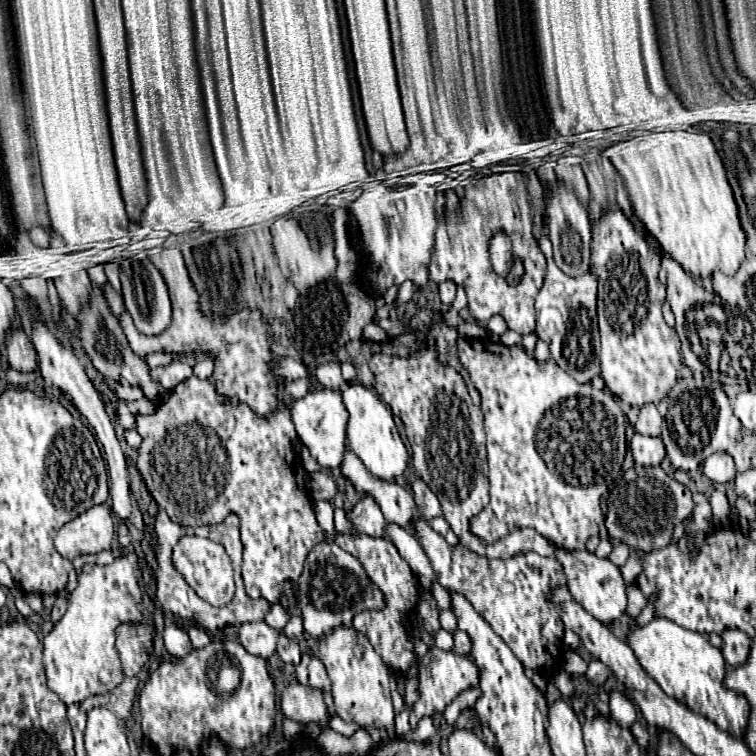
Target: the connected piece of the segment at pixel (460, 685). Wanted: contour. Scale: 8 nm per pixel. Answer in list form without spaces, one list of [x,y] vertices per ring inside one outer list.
[[[432,646],[426,656],[420,658],[420,694],[412,706],[412,720],[420,720],[424,716],[444,712],[444,708],[466,688],[476,686],[478,670],[472,666],[472,658],[464,656],[460,658],[458,654],[452,652],[442,652],[436,646]]]

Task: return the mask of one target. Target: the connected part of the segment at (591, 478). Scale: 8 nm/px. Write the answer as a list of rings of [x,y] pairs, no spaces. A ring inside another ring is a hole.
[[[460,338],[456,342],[456,350],[462,366],[470,374],[474,388],[482,396],[480,410],[484,414],[488,468],[490,468],[488,470],[490,504],[484,508],[484,514],[478,514],[472,520],[472,532],[484,538],[486,542],[494,542],[512,528],[528,526],[540,532],[558,548],[566,548],[566,550],[584,548],[592,530],[598,530],[604,524],[602,496],[608,494],[608,484],[620,474],[626,456],[626,436],[624,436],[626,418],[620,406],[616,404],[614,396],[610,394],[608,388],[596,390],[590,384],[578,384],[552,360],[546,362],[534,360],[524,352],[520,344],[508,348],[490,338],[480,338],[480,340]],[[564,424],[570,426],[568,432],[564,430]],[[544,428],[558,428],[552,430],[552,436],[562,436],[562,440],[570,444],[570,452],[574,456],[570,468],[554,468],[554,460],[550,466],[550,458],[544,460],[544,456],[538,452],[538,446],[542,444],[542,436],[550,436],[550,432],[544,434]]]

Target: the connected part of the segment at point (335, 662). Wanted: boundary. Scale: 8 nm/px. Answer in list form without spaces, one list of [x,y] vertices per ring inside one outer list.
[[[336,626],[326,638],[320,640],[320,660],[332,680],[334,706],[338,708],[338,716],[342,720],[386,730],[394,726],[388,668],[364,634],[356,632],[352,626]]]

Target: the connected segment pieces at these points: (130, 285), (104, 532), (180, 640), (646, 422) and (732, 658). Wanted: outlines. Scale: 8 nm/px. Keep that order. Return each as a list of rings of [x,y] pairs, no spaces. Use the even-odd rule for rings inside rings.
[[[134,256],[130,260],[124,260],[124,264],[120,266],[120,282],[122,282],[126,310],[132,316],[138,332],[146,336],[158,336],[160,332],[164,332],[170,324],[172,308],[170,308],[166,282],[162,280],[162,274],[158,272],[158,268],[148,258]]]
[[[98,504],[64,524],[56,534],[54,544],[64,558],[74,560],[80,554],[98,554],[102,550],[110,550],[112,540],[114,514],[108,504]]]
[[[170,626],[164,630],[164,644],[166,644],[166,650],[170,652],[170,656],[176,656],[176,658],[184,658],[192,652],[188,634],[184,630],[180,630],[178,626]]]
[[[644,404],[640,408],[634,430],[644,436],[660,436],[660,426],[662,426],[662,416],[656,410],[656,404]]]
[[[728,628],[722,634],[722,656],[728,666],[740,666],[746,662],[750,652],[750,638],[742,630]]]

